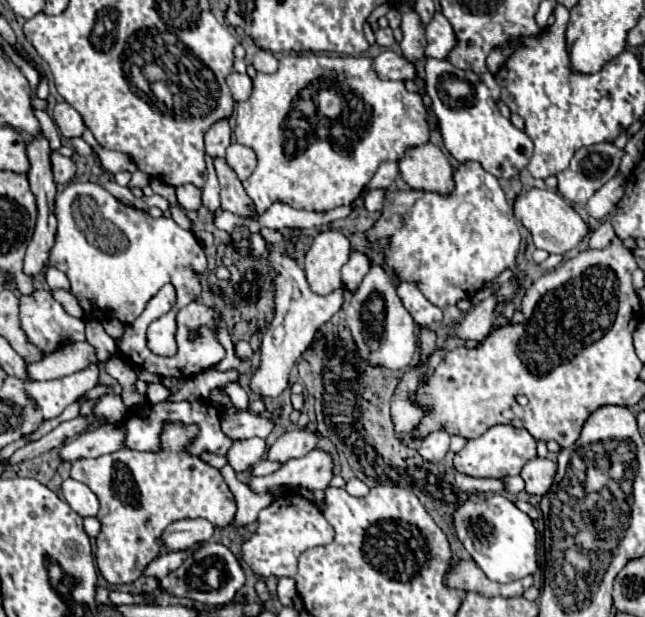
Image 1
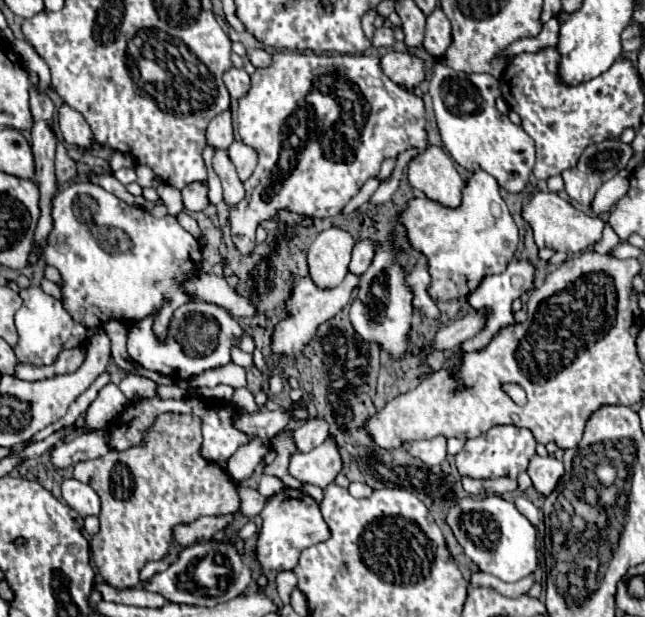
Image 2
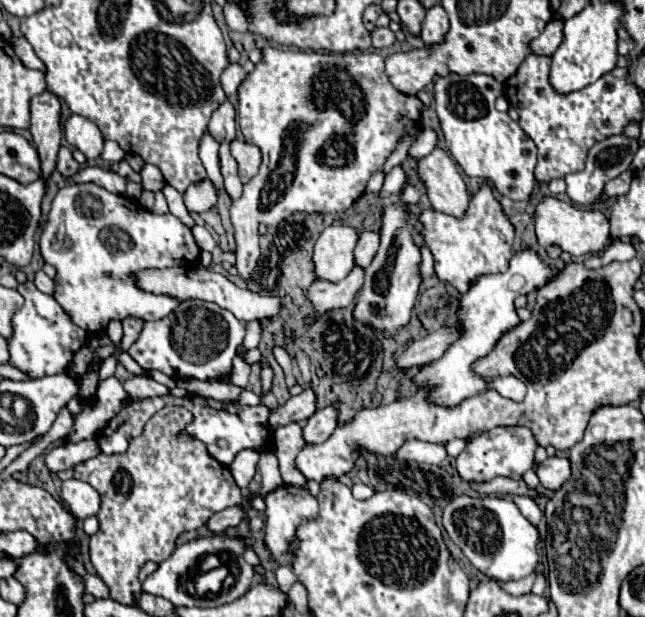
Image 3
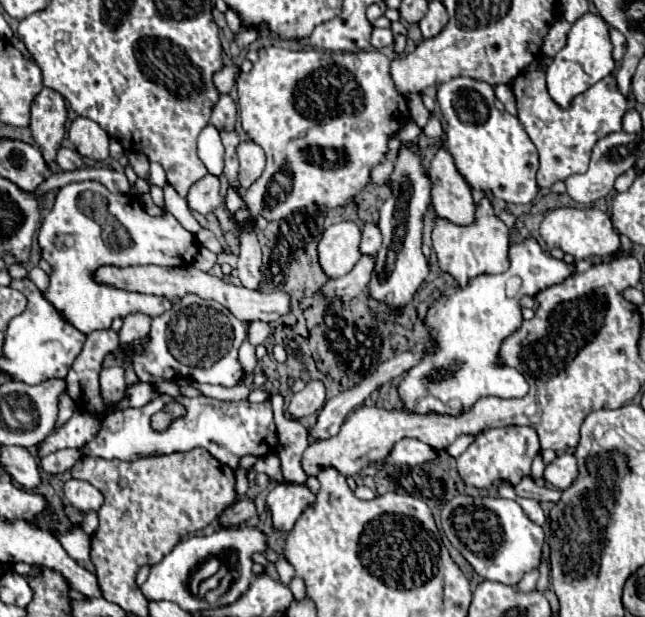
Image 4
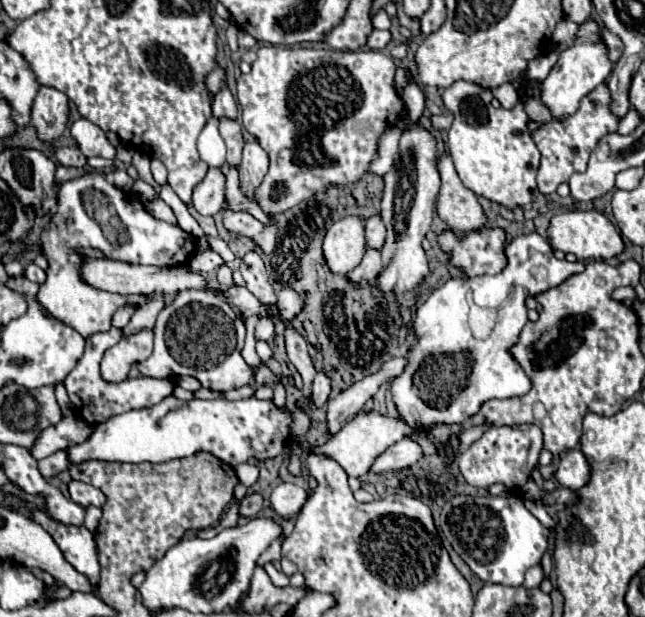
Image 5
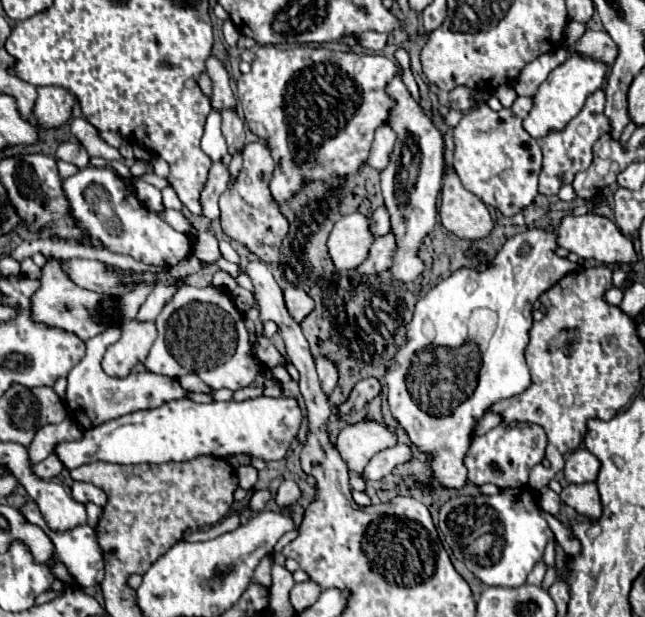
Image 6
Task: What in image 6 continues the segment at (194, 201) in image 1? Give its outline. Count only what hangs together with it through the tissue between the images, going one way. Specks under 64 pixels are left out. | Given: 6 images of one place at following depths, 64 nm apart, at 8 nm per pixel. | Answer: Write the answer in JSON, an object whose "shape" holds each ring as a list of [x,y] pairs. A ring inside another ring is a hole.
{"shape":[[[222,160],[214,162],[212,168],[210,168],[210,174],[208,174],[208,182],[206,182],[206,186],[202,190],[202,196],[200,196],[200,202],[202,202],[202,208],[204,208],[204,216],[208,220],[220,218],[218,198],[228,188],[228,182],[230,182],[228,166]]]}

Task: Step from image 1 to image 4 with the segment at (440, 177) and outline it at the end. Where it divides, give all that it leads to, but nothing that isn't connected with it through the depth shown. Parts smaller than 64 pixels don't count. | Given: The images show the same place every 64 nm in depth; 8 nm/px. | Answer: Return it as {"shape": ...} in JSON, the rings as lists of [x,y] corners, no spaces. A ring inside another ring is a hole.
{"shape":[[[440,148],[428,168],[434,180],[432,208],[438,218],[444,218],[458,226],[470,226],[476,220],[476,202],[466,180],[458,174],[448,150]]]}

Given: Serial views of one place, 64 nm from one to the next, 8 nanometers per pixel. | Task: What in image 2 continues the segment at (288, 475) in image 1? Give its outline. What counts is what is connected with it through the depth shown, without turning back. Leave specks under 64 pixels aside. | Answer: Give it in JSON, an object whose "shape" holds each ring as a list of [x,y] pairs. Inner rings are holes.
{"shape":[[[328,436],[326,442],[322,442],[318,448],[294,454],[288,470],[304,484],[316,484],[320,488],[326,488],[330,482],[334,482],[342,466],[344,464],[340,458],[340,446],[334,436]]]}

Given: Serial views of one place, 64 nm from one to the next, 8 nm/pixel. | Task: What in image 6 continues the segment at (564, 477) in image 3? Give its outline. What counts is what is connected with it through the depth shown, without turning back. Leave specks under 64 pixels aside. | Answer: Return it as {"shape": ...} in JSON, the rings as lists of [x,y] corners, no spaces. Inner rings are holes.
{"shape":[[[580,448],[566,458],[564,474],[566,474],[568,482],[584,484],[584,482],[594,482],[598,476],[598,470],[600,470],[598,458],[592,452],[588,452],[586,448]]]}

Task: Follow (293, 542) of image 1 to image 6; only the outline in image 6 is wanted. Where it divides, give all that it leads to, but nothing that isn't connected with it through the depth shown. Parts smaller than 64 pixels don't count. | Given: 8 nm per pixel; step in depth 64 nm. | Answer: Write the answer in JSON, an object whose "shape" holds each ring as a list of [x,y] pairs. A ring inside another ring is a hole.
{"shape":[[[284,480],[276,492],[276,502],[278,506],[282,508],[288,508],[288,506],[294,506],[300,498],[300,488],[294,480]]]}

